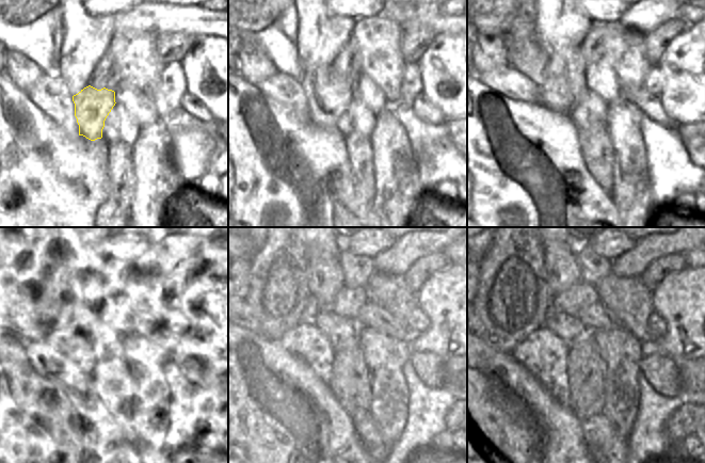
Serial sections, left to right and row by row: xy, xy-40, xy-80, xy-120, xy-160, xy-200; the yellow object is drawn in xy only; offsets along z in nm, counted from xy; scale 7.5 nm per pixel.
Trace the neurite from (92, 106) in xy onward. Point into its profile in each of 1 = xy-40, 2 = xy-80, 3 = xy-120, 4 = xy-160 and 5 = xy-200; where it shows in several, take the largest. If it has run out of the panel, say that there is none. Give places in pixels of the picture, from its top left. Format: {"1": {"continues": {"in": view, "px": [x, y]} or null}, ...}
{"1": {"continues": {"in": "xy-40", "px": [330, 94]}}, "2": {"continues": {"in": "xy-80", "px": [564, 84]}}, "3": {"continues": {"in": "xy-120", "px": [86, 287]}}, "4": {"continues": {"in": "xy-160", "px": [325, 280]}}, "5": {"continues": {"in": "xy-200", "px": [562, 268]}}}

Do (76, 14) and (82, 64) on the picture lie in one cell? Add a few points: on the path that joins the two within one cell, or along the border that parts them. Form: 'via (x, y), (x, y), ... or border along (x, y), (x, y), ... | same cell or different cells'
via (79, 27), (81, 51) | same cell

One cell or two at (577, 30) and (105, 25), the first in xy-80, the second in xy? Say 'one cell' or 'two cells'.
two cells

